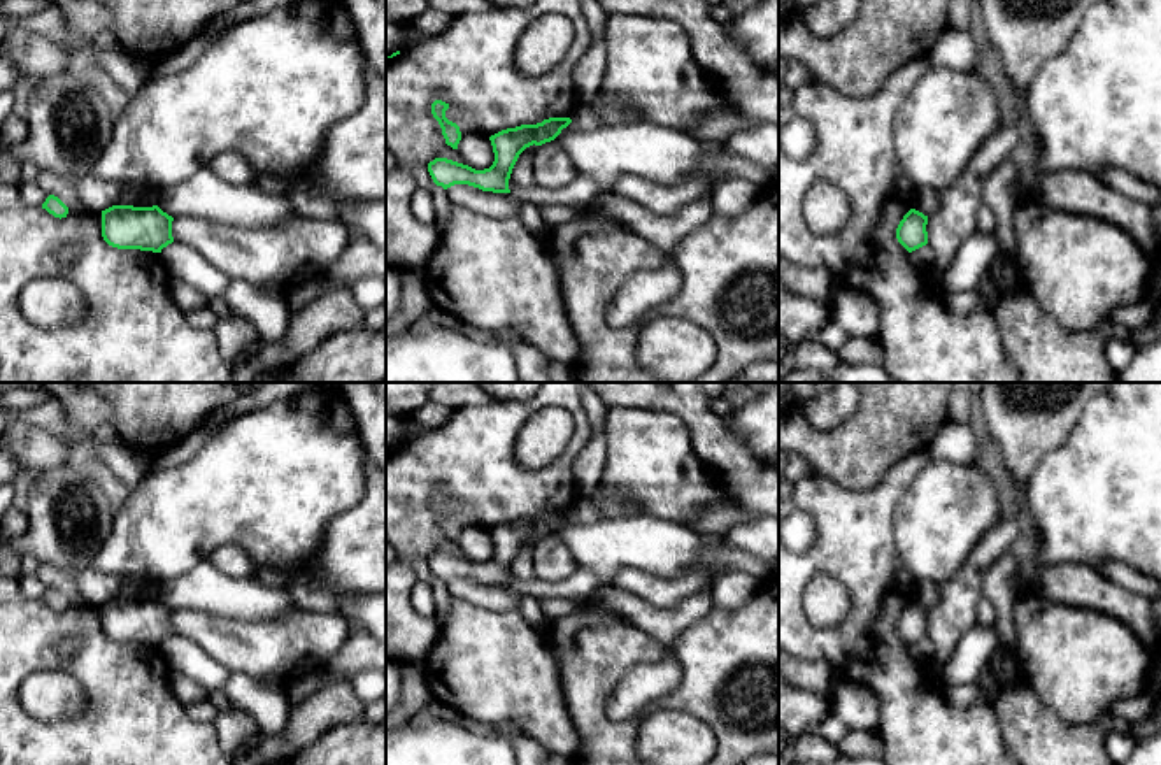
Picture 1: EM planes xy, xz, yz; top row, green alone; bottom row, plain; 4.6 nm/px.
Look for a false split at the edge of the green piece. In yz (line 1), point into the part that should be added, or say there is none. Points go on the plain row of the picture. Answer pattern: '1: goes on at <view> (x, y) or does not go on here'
1: does not go on here

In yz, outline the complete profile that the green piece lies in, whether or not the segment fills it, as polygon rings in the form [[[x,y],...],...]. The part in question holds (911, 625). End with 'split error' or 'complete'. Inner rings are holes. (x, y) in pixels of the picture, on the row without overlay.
[[[910,602],[896,621],[898,635],[908,644],[915,644],[928,637],[928,609],[922,605]]]; complete

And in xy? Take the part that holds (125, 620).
[[[112,598],[102,604],[102,630],[118,642],[161,646],[174,635],[172,614],[158,598]]]; complete

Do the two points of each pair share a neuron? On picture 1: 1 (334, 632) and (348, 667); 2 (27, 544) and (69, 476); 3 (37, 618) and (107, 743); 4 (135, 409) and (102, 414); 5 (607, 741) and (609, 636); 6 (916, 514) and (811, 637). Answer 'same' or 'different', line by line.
1: different
2: same
3: same
4: different
5: same
6: different

